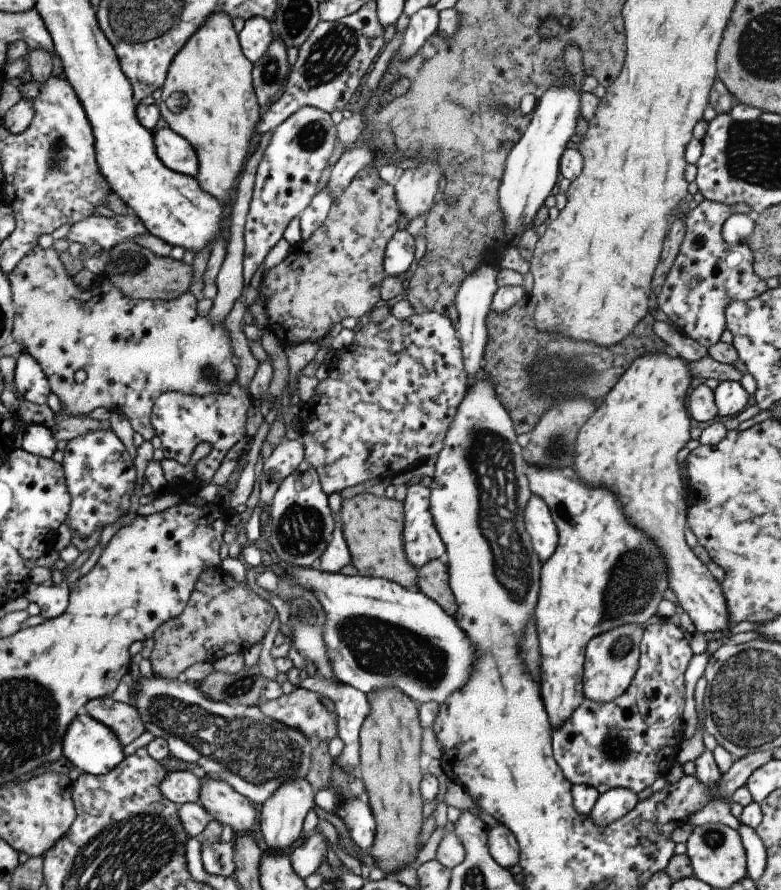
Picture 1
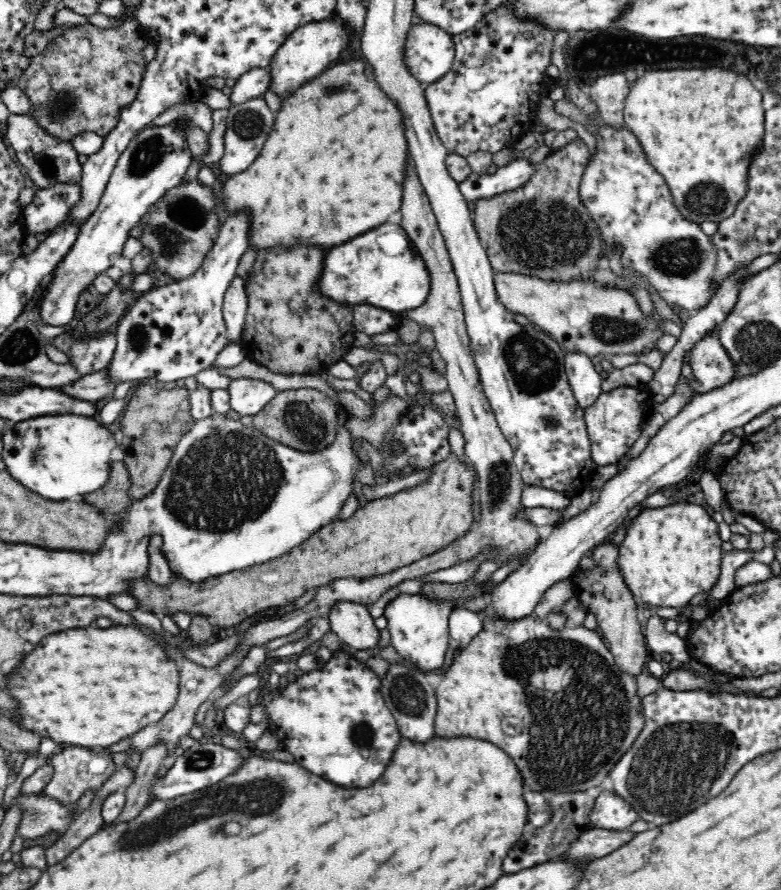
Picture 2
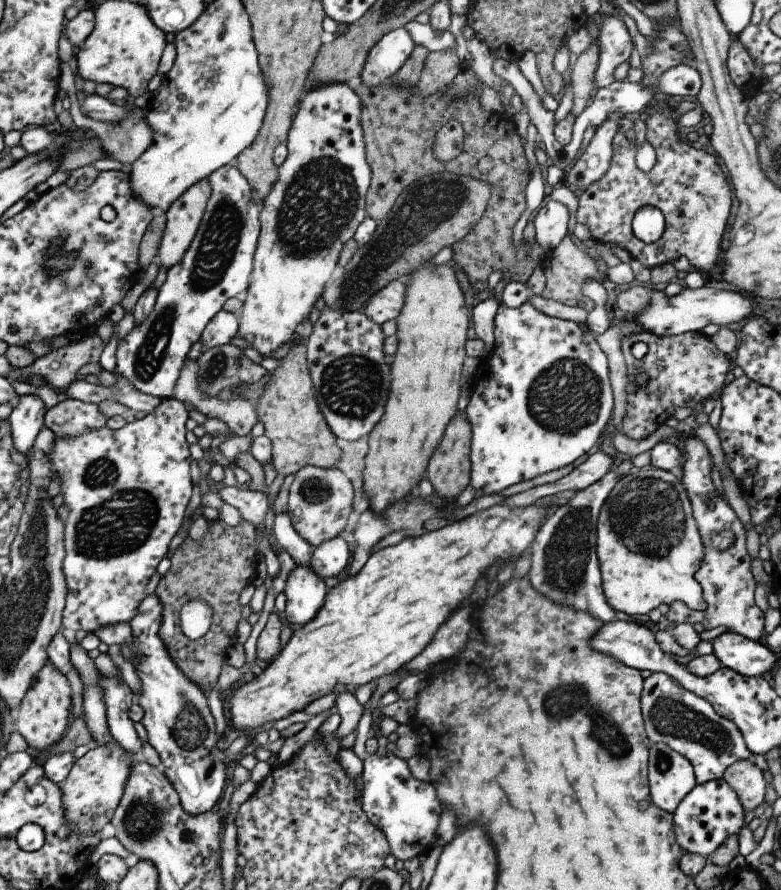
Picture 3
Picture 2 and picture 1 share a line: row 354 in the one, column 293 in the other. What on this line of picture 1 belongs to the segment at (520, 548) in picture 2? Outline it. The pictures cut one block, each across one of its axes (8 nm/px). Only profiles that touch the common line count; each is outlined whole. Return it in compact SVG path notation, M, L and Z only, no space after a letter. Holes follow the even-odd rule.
M282 438L281 443L273 448L272 454L265 459L263 465L263 472L259 478L260 481L260 498L263 505L271 506L272 500L280 486L280 483L288 478L297 468L300 463L305 459L305 448L301 440L291 441L287 438Z

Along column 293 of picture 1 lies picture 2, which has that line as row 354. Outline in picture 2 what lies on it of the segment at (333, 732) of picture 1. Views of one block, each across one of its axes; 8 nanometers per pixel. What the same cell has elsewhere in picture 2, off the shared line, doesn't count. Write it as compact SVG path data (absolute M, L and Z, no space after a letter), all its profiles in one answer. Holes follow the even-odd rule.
M718 333L706 334L690 348L689 365L694 378L688 382L694 394L720 388L736 378L733 360L719 342Z

